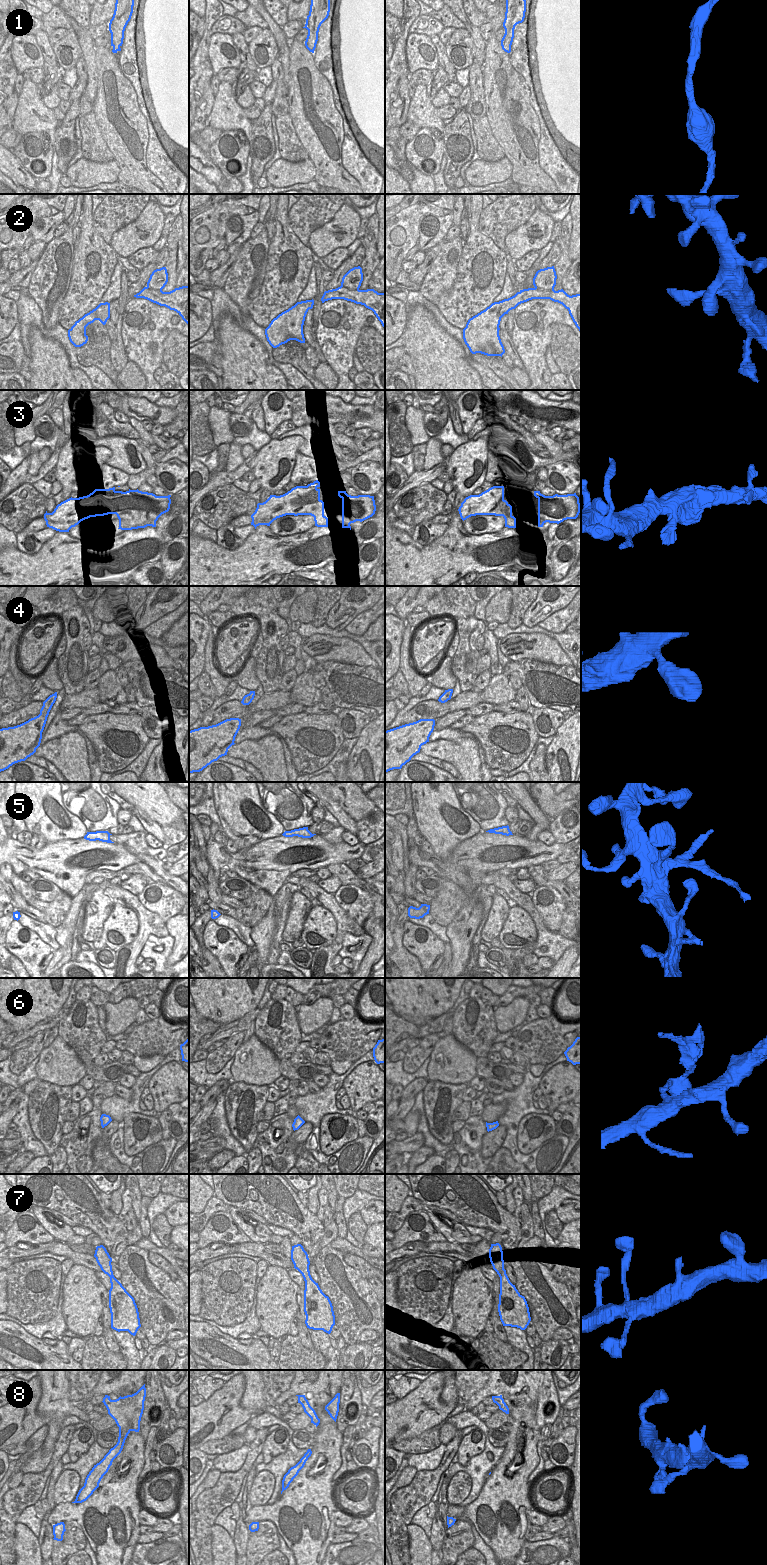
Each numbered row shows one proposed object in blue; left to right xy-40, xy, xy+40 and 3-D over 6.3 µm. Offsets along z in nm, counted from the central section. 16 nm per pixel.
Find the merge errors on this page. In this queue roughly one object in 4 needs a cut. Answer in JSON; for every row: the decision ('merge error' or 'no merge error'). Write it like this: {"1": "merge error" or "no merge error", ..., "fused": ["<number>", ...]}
{"1": "no merge error", "2": "no merge error", "3": "no merge error", "4": "no merge error", "5": "no merge error", "6": "merge error", "7": "no merge error", "8": "no merge error", "fused": ["6"]}

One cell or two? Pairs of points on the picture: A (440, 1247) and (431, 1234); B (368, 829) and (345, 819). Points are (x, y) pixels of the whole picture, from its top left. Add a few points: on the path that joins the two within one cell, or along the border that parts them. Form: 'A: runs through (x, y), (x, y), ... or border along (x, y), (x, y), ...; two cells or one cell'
A: border along (446, 1240), (412, 1241); two cells
B: border along (355, 822), (357, 835); two cells

